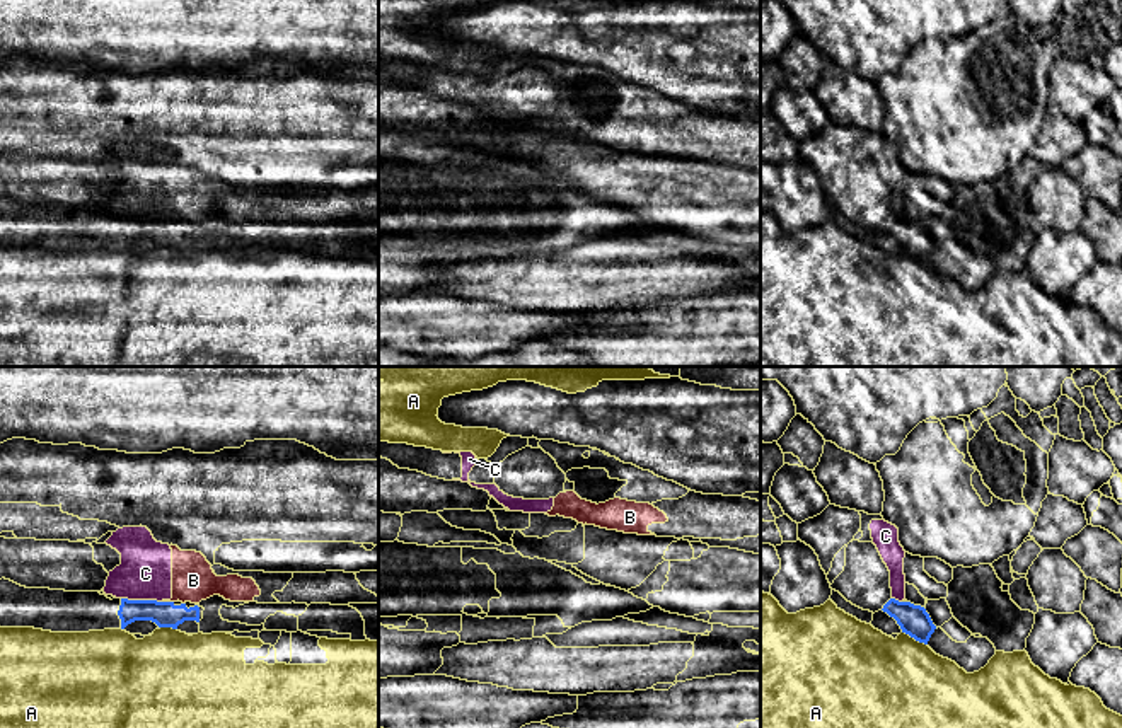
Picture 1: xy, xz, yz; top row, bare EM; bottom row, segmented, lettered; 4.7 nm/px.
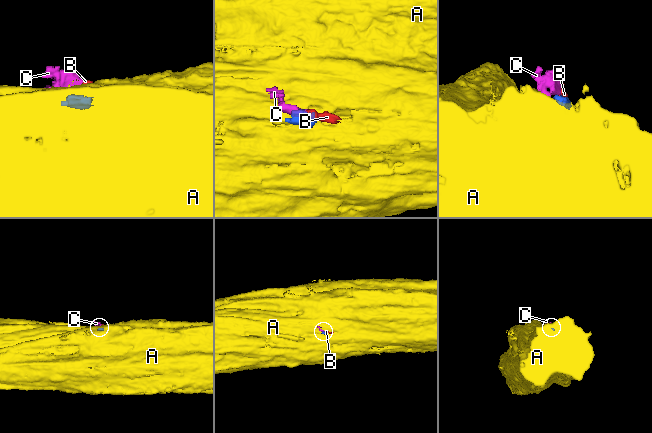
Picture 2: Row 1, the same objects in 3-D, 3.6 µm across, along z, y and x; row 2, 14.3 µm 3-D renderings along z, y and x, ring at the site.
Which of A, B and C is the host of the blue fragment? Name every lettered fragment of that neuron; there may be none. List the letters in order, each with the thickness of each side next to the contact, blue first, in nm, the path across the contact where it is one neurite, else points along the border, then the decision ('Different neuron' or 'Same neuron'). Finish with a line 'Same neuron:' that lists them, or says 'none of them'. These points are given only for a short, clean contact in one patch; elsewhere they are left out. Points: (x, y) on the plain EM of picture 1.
A: Thickness 140 nm (blue) against 480 nm. Boundary: yz (902, 249), (926, 263). Different neuron
B: Thickness 120 nm (blue) against 200 nm. Boundary: xy (162, 219), (173, 220). Different neuron
C: Thickness 120 nm (blue) against 260 nm. Boundary: xy (121, 215), (156, 217), (161, 220). Different neuron
Same neuron: none of them

